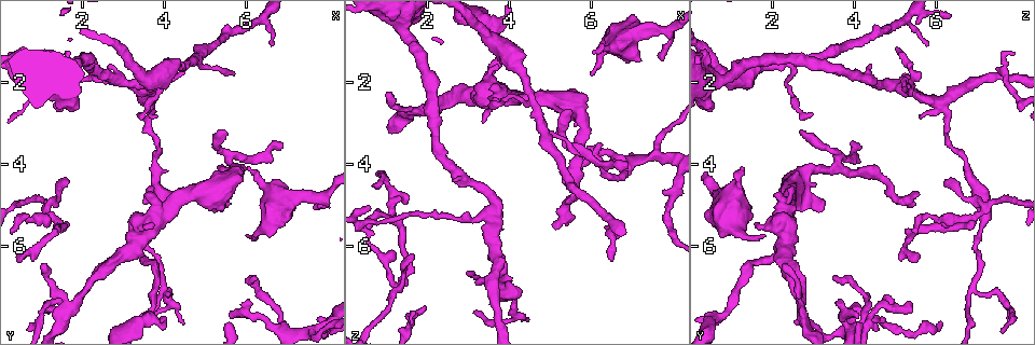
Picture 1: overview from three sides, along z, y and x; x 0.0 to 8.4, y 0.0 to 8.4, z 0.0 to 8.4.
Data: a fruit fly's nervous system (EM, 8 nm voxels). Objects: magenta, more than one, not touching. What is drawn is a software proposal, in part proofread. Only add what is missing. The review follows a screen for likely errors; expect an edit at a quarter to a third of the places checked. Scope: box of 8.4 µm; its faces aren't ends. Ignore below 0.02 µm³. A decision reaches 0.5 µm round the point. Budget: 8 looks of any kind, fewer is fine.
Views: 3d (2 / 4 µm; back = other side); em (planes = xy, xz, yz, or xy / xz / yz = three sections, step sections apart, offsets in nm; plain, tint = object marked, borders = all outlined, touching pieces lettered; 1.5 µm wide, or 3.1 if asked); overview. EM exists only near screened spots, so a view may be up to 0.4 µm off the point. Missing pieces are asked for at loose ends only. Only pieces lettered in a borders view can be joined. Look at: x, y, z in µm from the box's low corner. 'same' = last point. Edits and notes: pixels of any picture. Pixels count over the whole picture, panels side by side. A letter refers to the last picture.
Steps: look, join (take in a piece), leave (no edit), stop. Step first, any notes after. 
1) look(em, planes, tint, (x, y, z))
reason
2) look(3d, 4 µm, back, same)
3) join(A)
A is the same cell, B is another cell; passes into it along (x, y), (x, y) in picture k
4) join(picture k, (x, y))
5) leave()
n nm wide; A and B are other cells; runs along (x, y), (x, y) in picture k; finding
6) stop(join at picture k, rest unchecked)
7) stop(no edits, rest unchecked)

look(3d, 4 µm, (3.75, 4.60, 2.50))
an open end

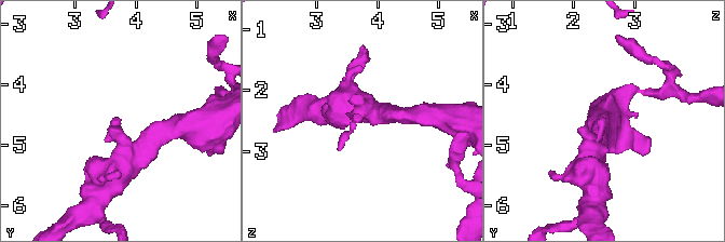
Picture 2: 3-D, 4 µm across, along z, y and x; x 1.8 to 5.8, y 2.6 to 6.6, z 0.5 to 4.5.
look(em, planes, borders, (3.70, 4.55, 2.50))
now the EM

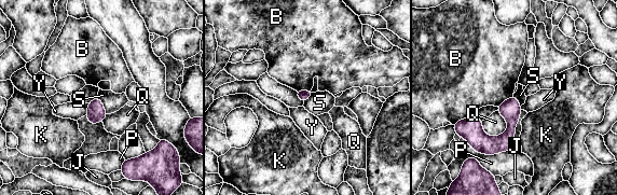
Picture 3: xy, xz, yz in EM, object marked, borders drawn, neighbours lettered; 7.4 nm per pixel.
leave()
B, J, K, P, Q, S and Y are other cells; none of them fits

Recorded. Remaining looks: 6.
look(em, planes, borders, (6.85, 3.55, 3.95))
an open end

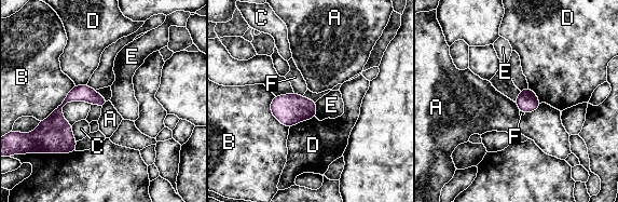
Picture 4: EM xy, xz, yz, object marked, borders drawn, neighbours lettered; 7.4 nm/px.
leave()
120 nm wide; A, B, C, D, E and F are other cells; none of them fits

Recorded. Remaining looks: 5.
look(em, planes, plain, (6.00, 4.10, 1.25))

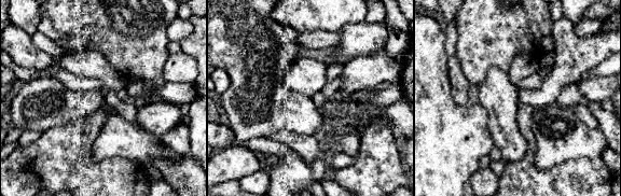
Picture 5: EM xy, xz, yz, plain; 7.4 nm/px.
look(em, planes, tint, same)

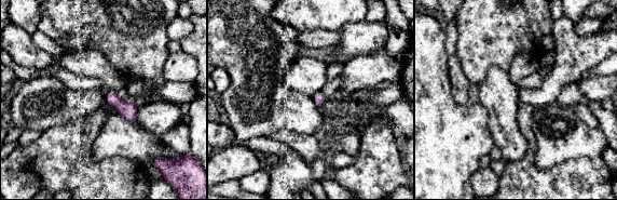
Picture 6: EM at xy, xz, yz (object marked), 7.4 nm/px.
look(em, planes, borders, same)
what lies round it

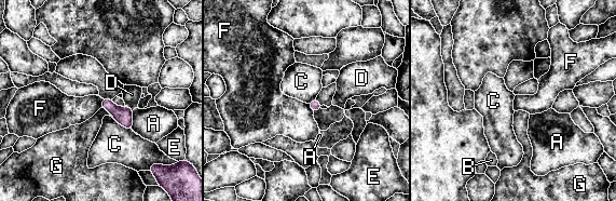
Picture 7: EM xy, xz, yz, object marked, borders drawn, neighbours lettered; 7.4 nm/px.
leave()
A, B, C, D, E, F and G are other cells; border along (308, 104), (313, 112) in picture 7; none of them fits

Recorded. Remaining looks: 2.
stop(no edits, rest unchecked)

